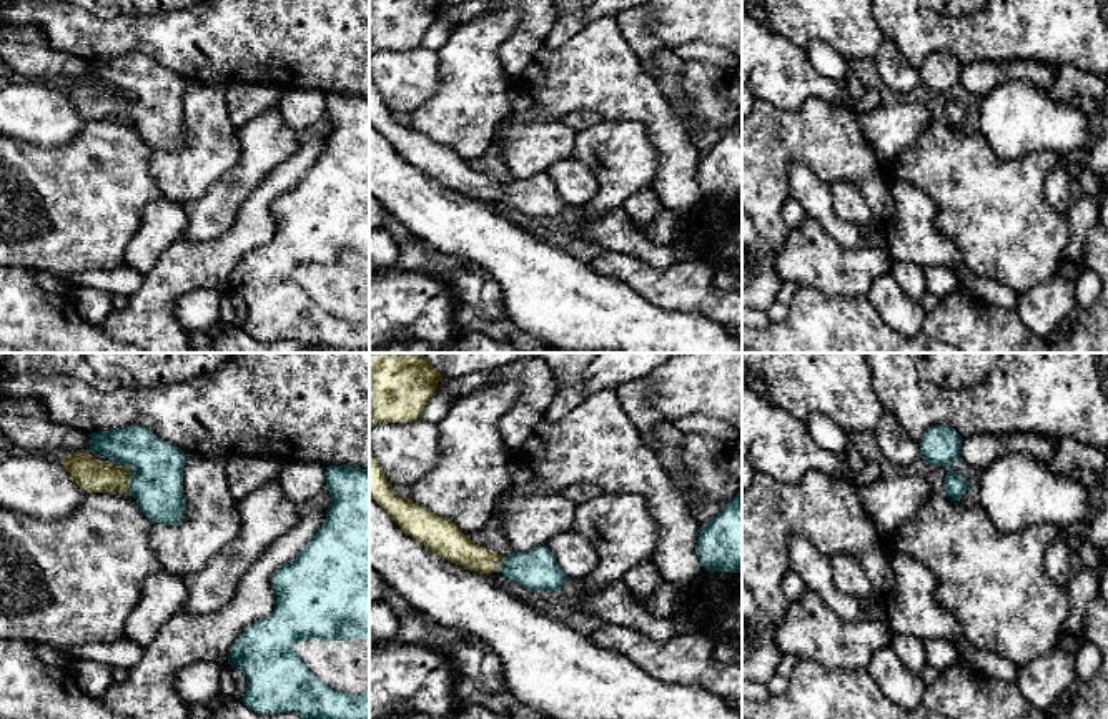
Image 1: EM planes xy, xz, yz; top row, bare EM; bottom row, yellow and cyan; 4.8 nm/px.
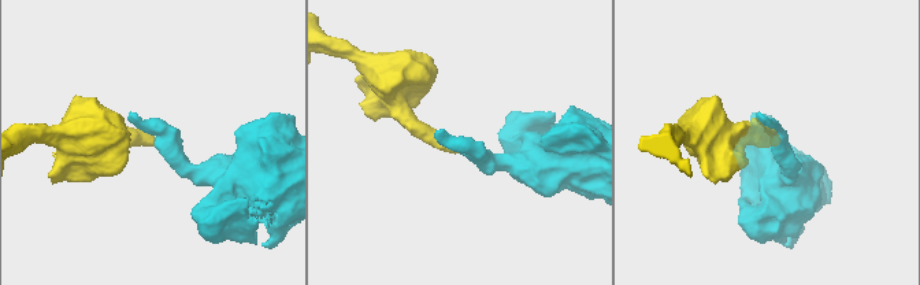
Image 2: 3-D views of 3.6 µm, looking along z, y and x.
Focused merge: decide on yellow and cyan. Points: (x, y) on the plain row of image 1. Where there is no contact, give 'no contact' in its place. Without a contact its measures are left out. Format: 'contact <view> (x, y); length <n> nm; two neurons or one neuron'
contact xy (130, 99); length 180 nm; one neuron

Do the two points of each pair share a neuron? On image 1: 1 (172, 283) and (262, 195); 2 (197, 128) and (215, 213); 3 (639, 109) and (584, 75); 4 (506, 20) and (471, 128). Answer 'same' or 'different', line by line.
1: same
2: different
3: same
4: same

